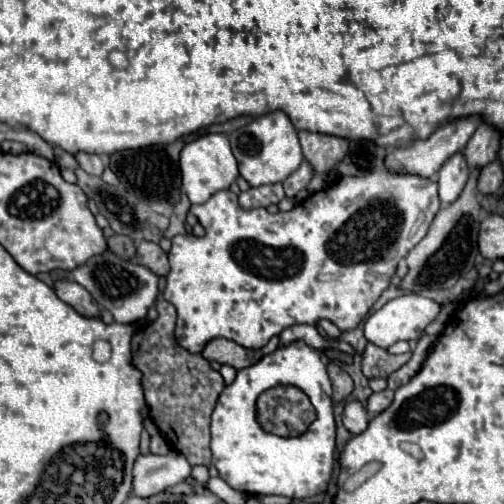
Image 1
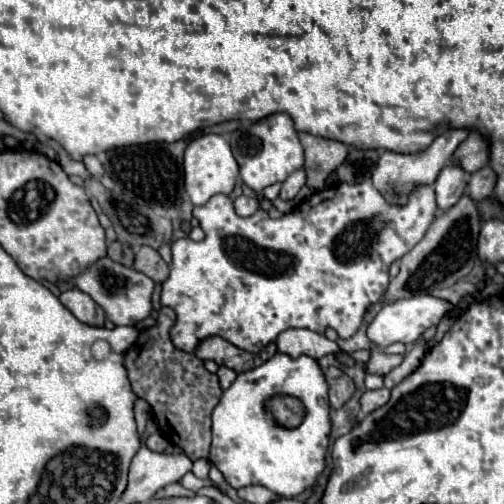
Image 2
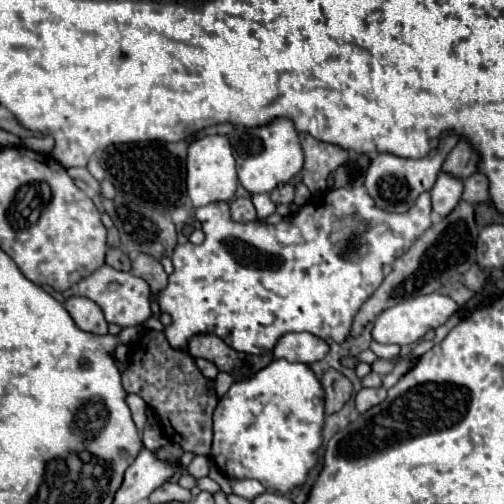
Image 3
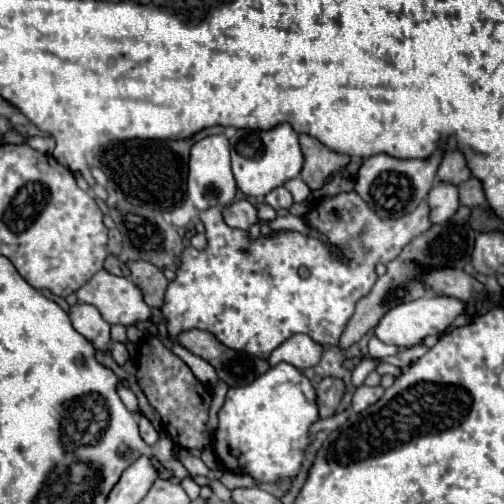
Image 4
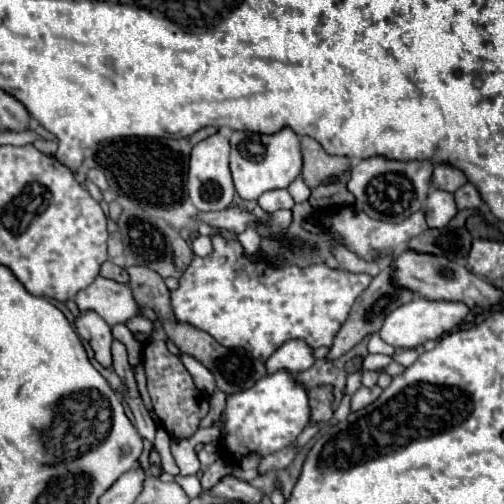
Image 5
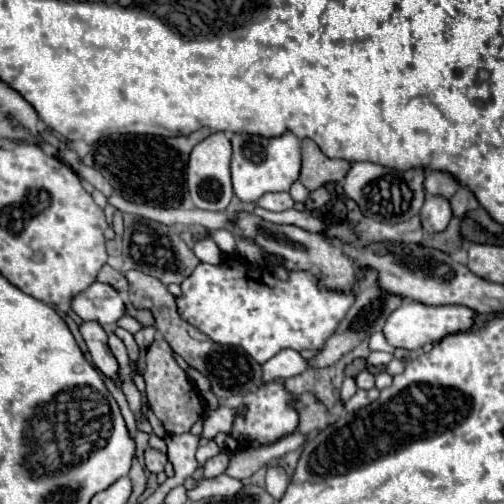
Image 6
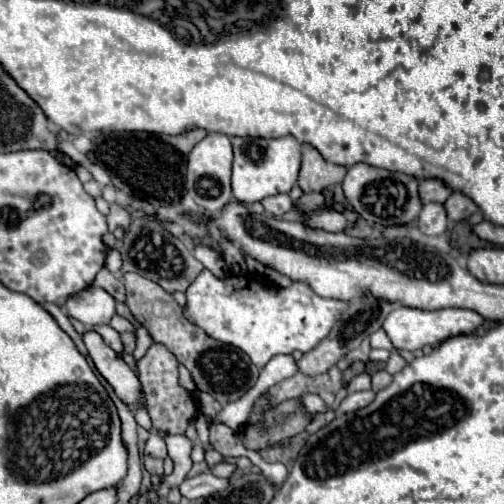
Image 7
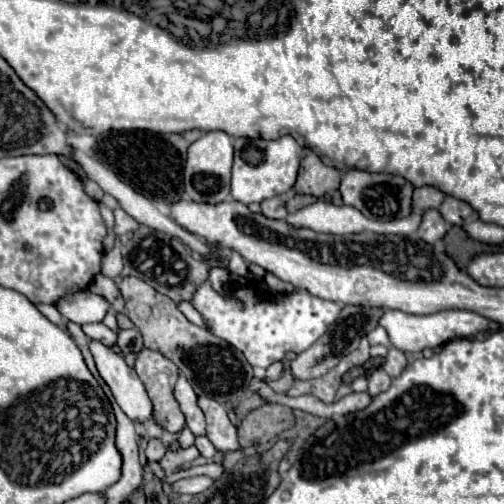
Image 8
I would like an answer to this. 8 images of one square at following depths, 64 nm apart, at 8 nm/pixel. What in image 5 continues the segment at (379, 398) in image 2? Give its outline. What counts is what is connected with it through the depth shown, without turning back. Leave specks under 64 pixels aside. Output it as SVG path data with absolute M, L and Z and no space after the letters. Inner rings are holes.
M374 386L374 388L360 388L354 396L352 396L352 412L360 410L360 408L366 408L368 404L372 404L378 396L380 396L380 386Z

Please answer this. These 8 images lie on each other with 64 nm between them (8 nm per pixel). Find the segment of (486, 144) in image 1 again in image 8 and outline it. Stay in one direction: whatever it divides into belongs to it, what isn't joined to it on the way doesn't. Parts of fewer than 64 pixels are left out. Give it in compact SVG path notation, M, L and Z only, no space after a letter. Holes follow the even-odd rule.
M422 186L414 190L412 196L412 208L414 210L428 210L428 208L438 208L444 200L444 194L432 186Z

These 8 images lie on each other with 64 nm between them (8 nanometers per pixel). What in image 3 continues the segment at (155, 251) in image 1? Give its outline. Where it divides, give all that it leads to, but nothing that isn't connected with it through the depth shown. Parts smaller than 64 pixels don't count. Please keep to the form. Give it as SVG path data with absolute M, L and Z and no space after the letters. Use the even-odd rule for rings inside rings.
M138 254L132 262L132 274L140 276L150 286L150 298L158 300L158 294L164 290L164 284L168 284L168 276L162 268L162 264L146 254Z

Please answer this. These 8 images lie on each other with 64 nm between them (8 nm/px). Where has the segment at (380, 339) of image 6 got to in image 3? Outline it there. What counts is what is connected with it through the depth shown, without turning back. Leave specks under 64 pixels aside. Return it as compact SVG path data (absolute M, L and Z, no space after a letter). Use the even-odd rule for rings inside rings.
M376 340L370 342L370 350L372 350L378 358L386 358L386 360L400 354L400 346L396 346L396 344L380 344L380 342L376 342Z

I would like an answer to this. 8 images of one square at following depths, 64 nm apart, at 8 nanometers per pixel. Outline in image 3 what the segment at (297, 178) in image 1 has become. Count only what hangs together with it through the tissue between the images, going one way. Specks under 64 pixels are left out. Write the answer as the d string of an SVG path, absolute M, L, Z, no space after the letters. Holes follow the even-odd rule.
M288 182L276 190L270 192L270 198L274 204L292 204L292 198L294 198L294 184Z

